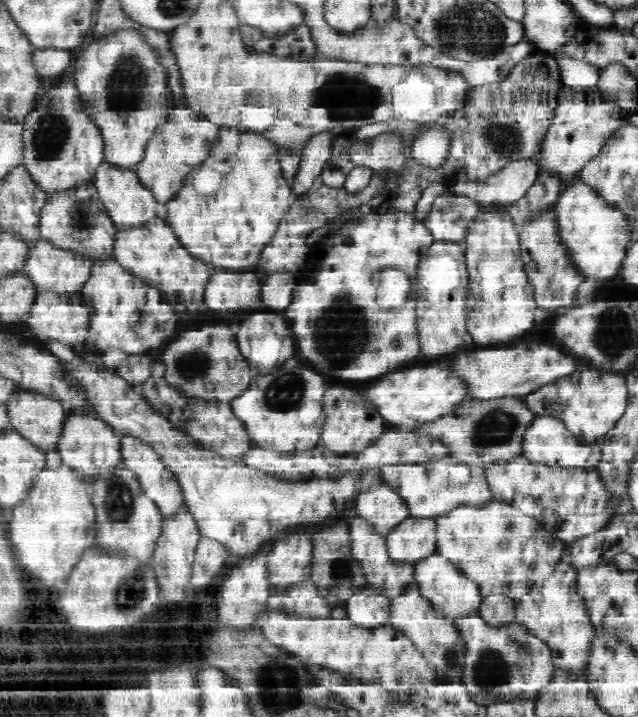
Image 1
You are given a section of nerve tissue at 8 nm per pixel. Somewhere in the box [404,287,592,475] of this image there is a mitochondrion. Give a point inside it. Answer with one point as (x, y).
(496, 427)

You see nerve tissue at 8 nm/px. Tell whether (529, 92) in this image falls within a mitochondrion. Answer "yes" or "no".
no

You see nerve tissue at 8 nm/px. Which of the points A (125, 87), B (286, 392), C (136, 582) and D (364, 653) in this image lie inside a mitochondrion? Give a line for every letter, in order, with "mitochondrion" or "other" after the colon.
A: mitochondrion
B: mitochondrion
C: mitochondrion
D: other

